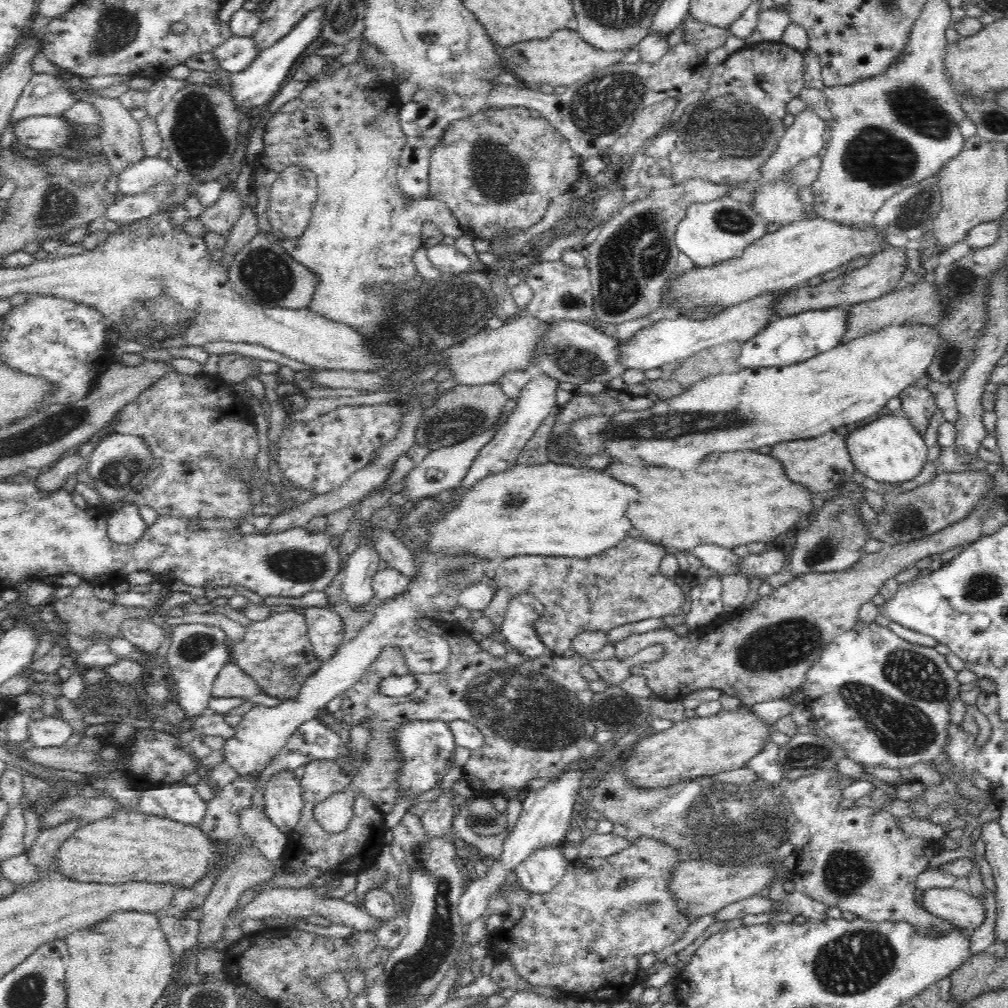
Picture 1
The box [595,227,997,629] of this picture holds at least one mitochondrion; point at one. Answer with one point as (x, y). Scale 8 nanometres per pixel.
(962, 282)

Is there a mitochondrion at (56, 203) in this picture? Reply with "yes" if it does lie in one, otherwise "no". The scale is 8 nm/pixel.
yes

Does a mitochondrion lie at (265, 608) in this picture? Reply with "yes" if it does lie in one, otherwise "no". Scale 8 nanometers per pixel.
no

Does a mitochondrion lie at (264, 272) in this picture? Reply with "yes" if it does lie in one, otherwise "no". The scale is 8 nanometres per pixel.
yes

